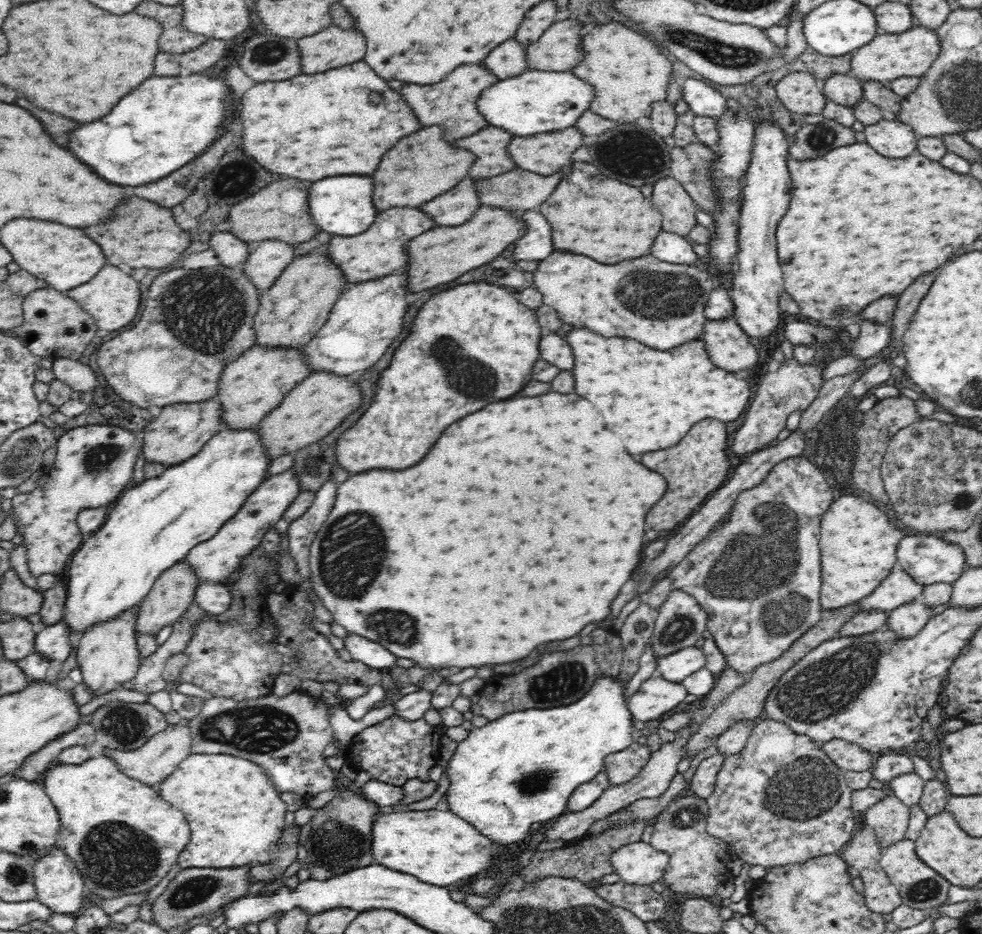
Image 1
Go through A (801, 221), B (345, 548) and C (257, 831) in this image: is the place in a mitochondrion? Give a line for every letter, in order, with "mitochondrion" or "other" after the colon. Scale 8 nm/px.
A: other
B: mitochondrion
C: other

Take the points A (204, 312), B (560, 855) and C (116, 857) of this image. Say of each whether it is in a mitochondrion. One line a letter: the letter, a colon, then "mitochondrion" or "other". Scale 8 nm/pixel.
A: mitochondrion
B: other
C: mitochondrion

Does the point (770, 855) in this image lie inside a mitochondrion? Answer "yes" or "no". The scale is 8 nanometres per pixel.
no

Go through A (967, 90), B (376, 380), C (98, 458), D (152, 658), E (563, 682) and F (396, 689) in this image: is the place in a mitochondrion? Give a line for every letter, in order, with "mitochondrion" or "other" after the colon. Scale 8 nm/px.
A: mitochondrion
B: other
C: mitochondrion
D: other
E: mitochondrion
F: other

